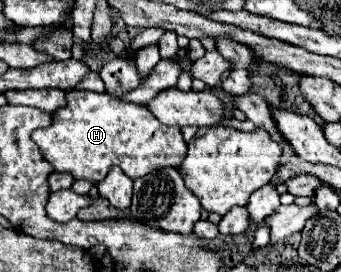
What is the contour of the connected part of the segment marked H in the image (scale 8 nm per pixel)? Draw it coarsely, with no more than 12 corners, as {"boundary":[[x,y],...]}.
{"boundary":[[67,92],[33,132],[57,172],[101,182],[179,168],[179,126],[111,94]]}

